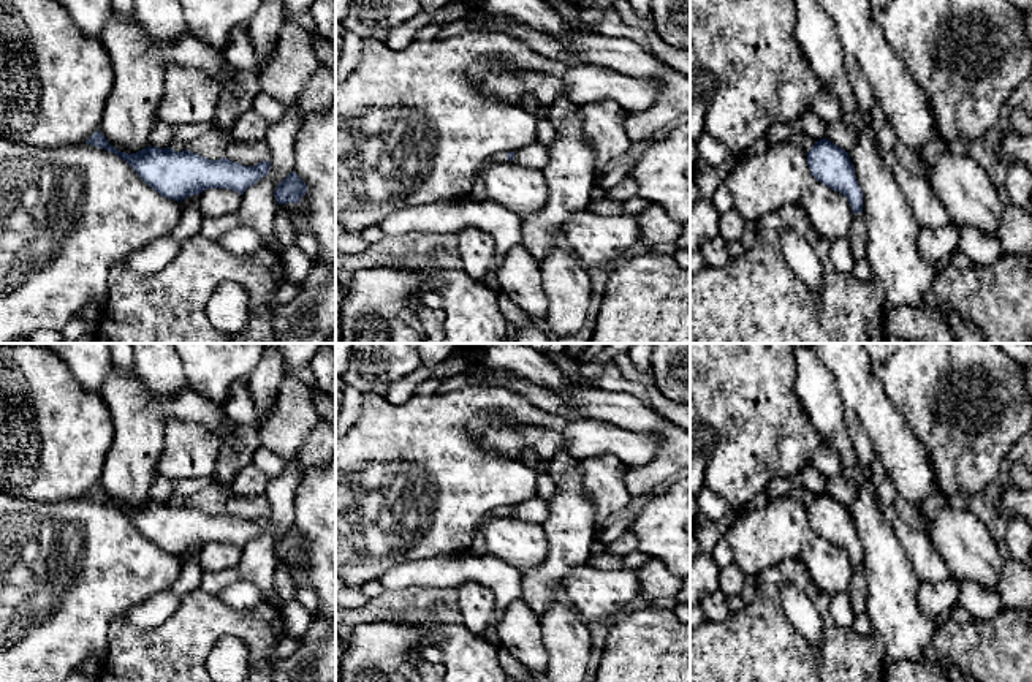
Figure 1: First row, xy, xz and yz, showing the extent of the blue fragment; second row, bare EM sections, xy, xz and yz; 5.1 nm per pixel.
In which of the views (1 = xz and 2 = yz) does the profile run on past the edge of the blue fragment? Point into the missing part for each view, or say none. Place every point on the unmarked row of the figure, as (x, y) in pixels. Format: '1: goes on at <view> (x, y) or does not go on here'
1: goes on at xz (478, 548)
2: does not go on here

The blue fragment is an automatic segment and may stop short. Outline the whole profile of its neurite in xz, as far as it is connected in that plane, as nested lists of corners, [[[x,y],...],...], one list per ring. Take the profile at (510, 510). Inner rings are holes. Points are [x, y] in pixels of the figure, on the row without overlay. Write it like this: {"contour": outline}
{"contour": [[[500,506],[500,508],[494,508],[491,510],[480,522],[480,525],[475,529],[473,533],[473,543],[467,552],[467,557],[483,557],[486,555],[486,544],[484,544],[484,538],[481,533],[481,527],[491,521],[491,519],[497,519],[497,517],[508,517],[513,516],[514,513],[514,506]]]}

